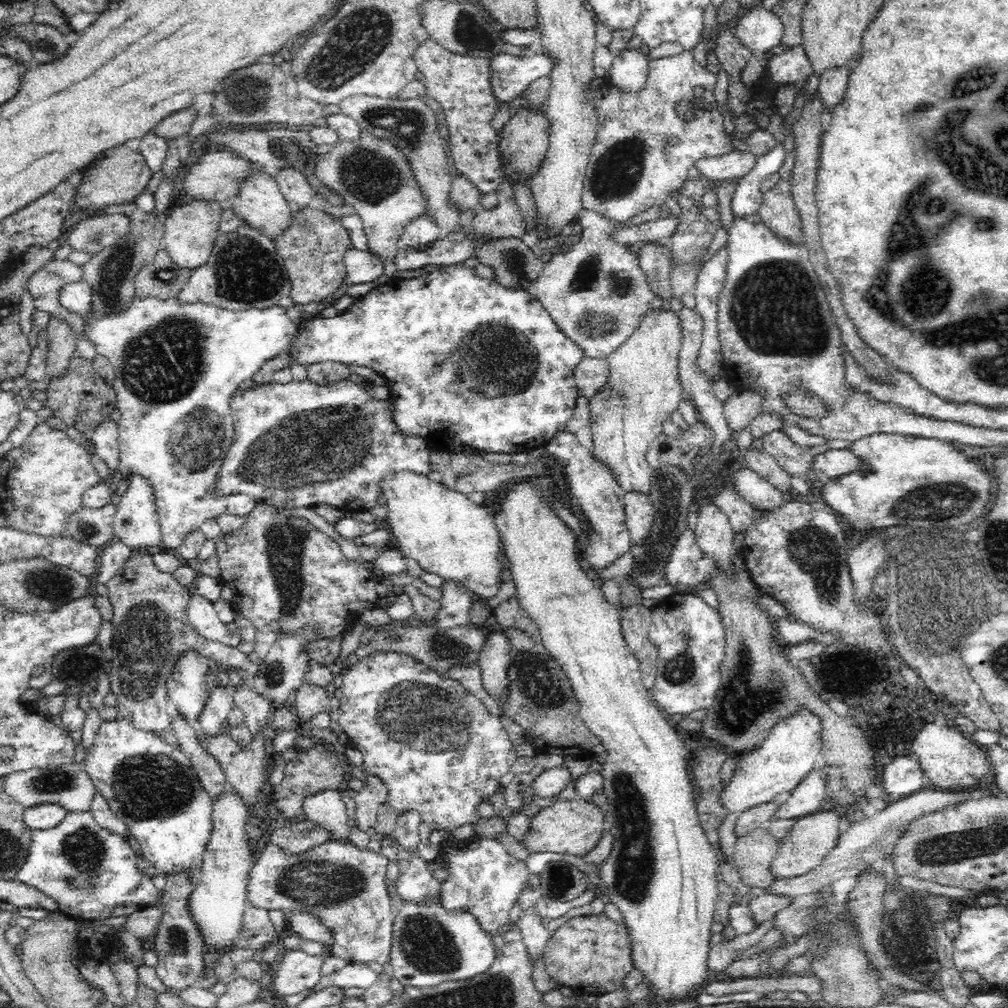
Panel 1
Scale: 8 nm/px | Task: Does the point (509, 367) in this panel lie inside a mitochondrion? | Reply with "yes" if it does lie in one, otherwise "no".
yes

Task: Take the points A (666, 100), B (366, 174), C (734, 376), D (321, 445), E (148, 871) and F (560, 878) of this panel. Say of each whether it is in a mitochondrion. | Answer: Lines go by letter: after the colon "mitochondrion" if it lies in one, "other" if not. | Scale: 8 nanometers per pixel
A: other
B: mitochondrion
C: other
D: mitochondrion
E: other
F: mitochondrion

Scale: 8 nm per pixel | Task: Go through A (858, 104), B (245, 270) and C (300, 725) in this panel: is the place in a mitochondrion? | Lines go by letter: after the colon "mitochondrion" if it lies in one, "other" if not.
A: other
B: mitochondrion
C: other

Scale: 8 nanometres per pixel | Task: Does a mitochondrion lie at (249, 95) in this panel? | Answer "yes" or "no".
yes

